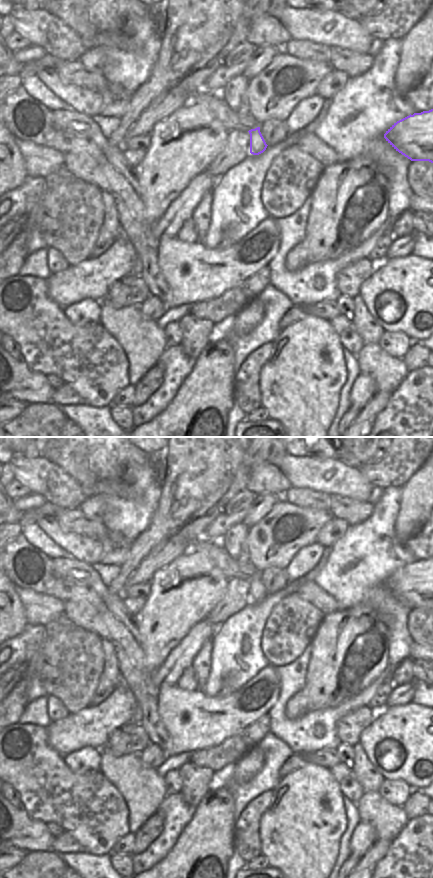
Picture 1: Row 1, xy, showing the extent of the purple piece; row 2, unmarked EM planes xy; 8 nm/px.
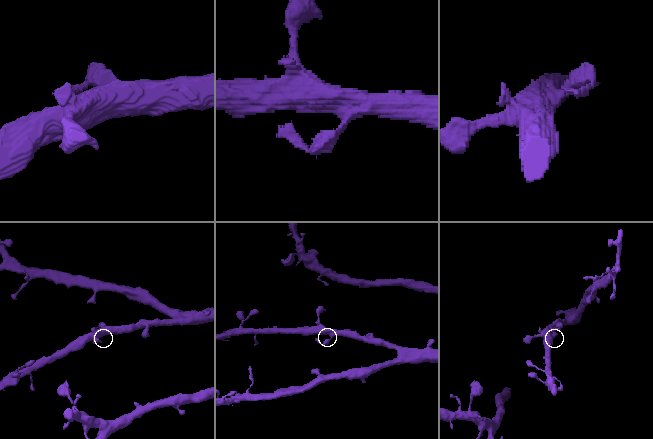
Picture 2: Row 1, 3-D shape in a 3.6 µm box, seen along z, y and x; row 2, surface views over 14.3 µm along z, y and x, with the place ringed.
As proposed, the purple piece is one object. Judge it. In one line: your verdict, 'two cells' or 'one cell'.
one cell

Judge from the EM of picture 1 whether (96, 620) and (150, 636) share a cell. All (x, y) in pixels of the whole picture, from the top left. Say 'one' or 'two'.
two

